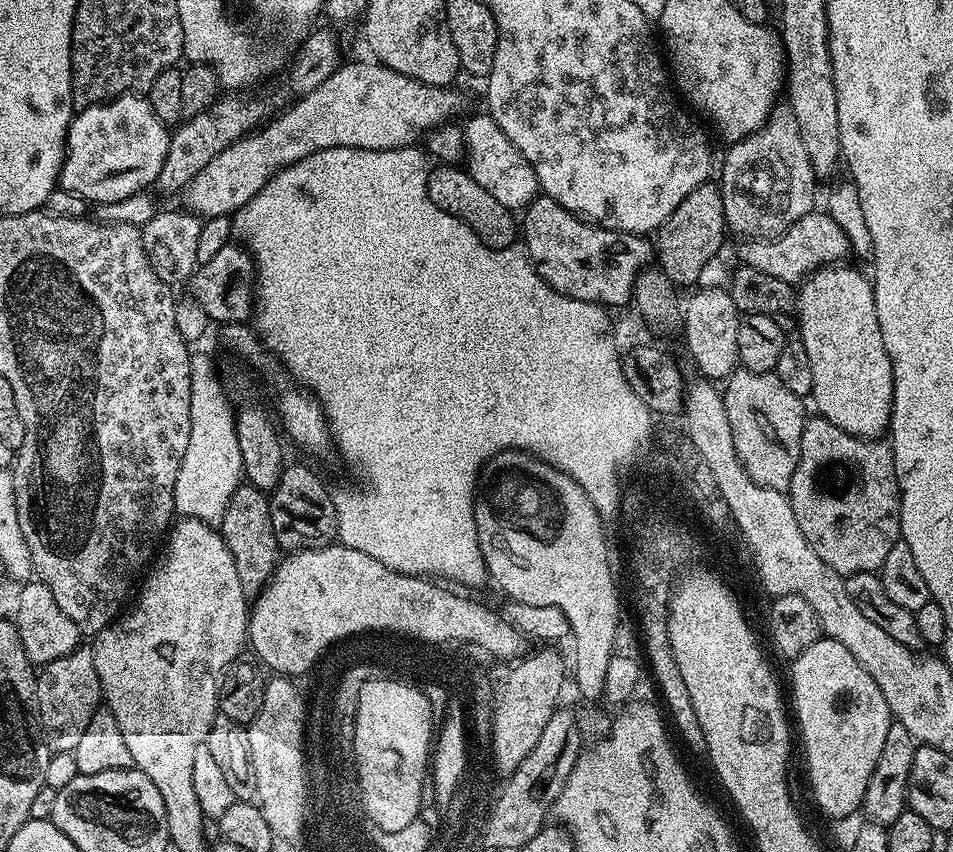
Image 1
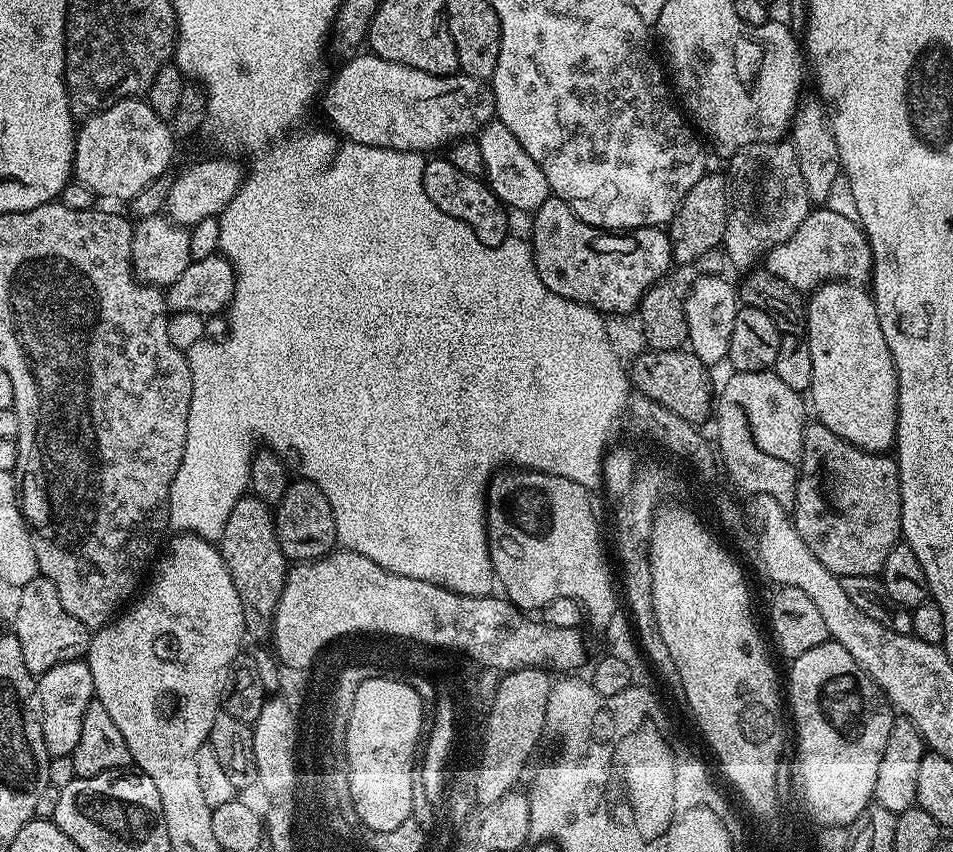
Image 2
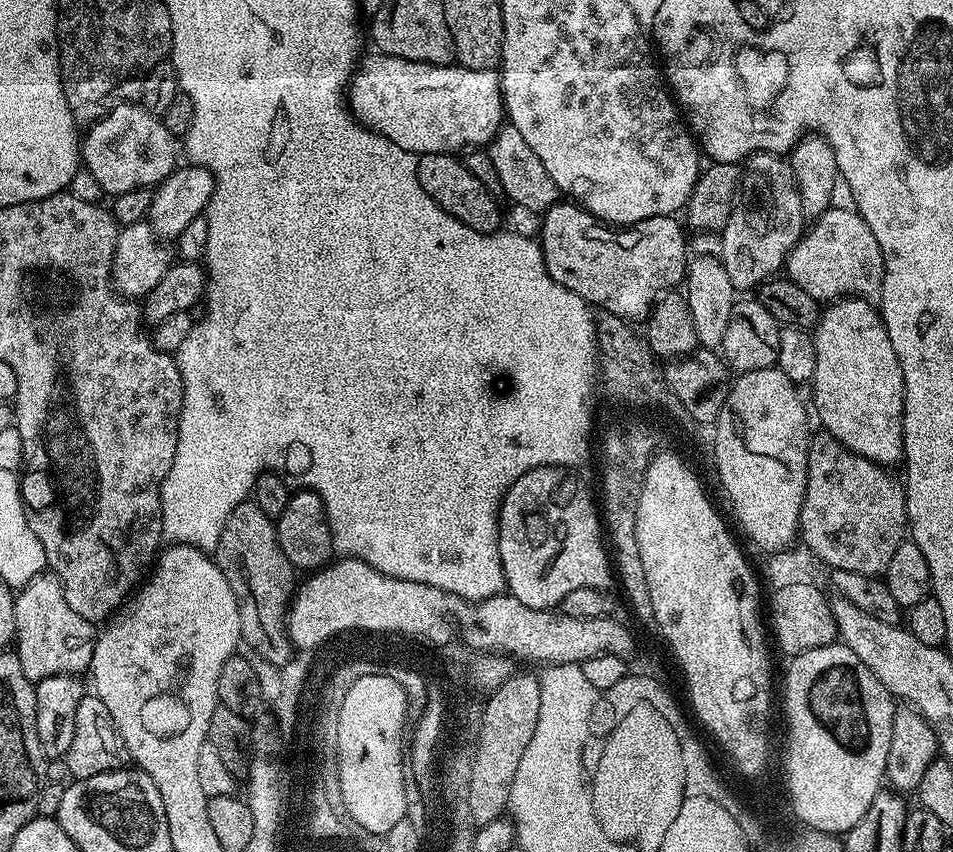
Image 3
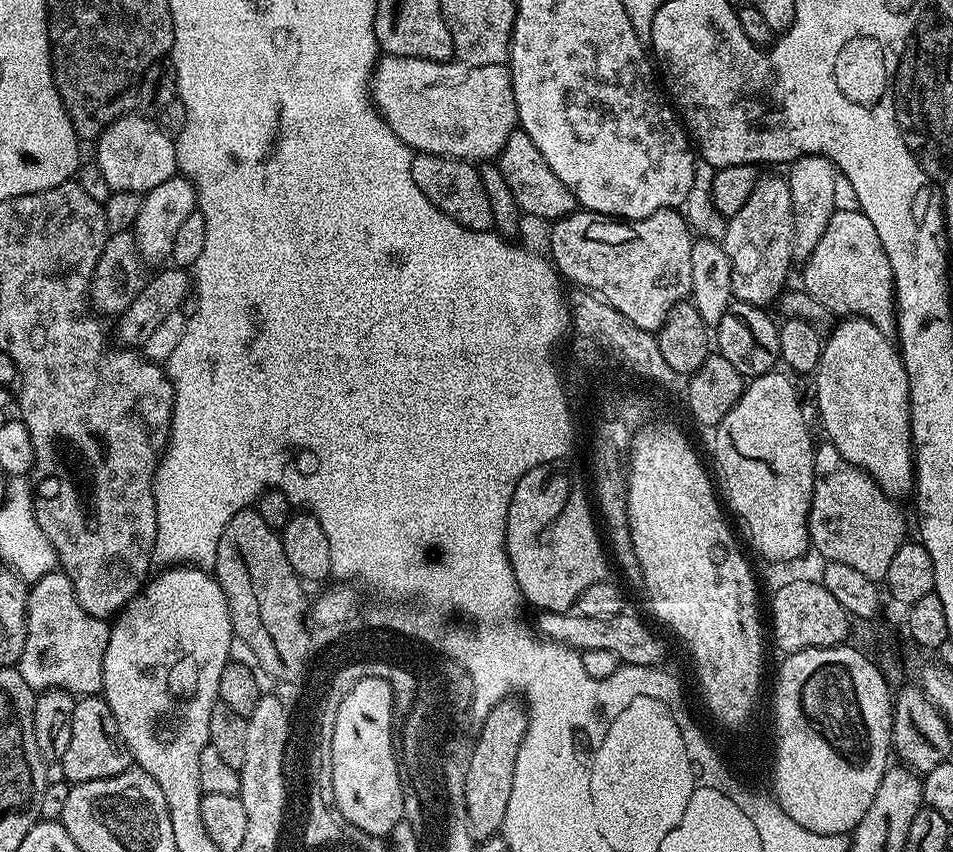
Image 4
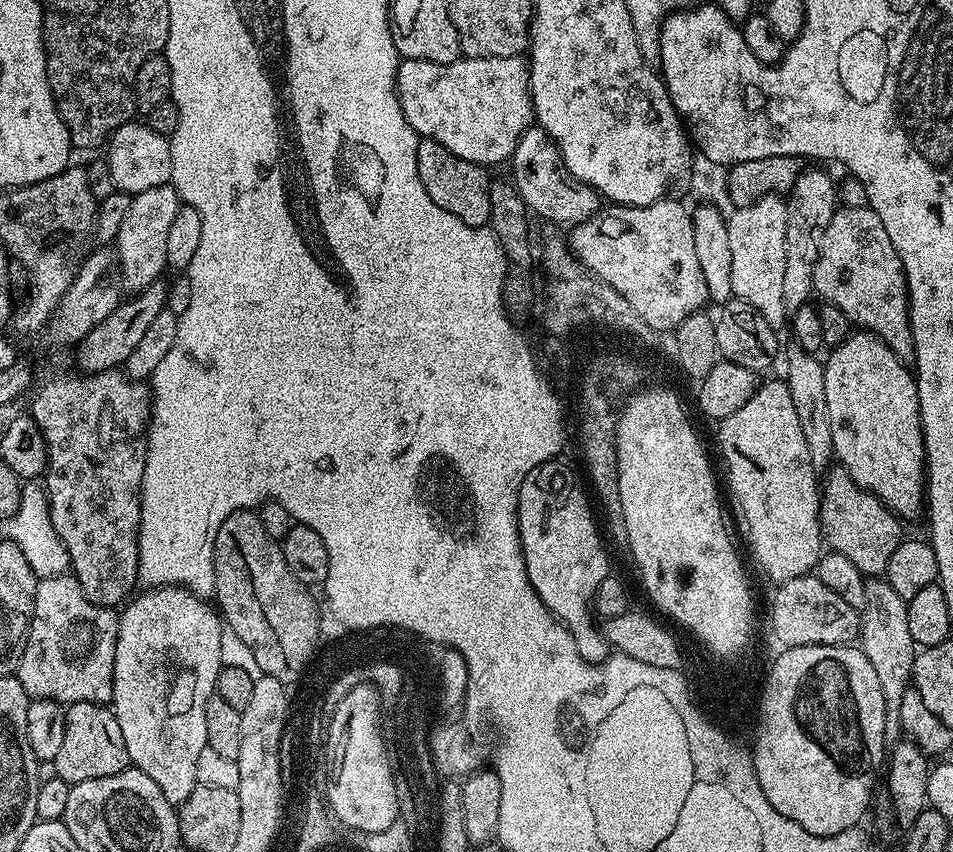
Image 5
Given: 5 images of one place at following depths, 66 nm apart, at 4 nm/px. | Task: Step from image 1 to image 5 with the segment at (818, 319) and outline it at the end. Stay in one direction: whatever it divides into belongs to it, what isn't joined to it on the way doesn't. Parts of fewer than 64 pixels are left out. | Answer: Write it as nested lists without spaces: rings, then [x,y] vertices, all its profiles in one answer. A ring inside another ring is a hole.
[[[867,330],[853,331],[829,352],[832,353],[828,360],[823,361],[824,397],[826,410],[830,413],[832,451],[839,467],[845,468],[850,478],[862,486],[862,490],[872,492],[897,516],[905,521],[914,519],[926,508],[924,439],[915,375],[905,361],[892,353],[890,346],[886,346]]]

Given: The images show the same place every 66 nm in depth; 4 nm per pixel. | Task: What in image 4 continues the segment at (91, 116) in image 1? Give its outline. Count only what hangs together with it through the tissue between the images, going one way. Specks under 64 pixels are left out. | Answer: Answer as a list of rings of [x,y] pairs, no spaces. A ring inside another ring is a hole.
[[[125,114],[112,123],[100,135],[95,145],[94,161],[101,168],[102,175],[113,193],[145,193],[154,190],[162,182],[177,175],[176,146],[173,137],[163,132],[159,123],[147,115]]]

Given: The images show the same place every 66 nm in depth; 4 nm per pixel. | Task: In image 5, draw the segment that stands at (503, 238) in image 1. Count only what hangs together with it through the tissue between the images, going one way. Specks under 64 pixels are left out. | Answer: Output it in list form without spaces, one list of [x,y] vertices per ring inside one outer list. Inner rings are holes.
[[[421,139],[418,146],[418,178],[422,178],[422,186],[426,186],[426,194],[442,206],[454,218],[462,218],[466,226],[483,228],[490,218],[490,176],[485,169],[474,162],[466,162],[466,158],[458,158],[458,154],[450,154],[446,146],[433,140]]]

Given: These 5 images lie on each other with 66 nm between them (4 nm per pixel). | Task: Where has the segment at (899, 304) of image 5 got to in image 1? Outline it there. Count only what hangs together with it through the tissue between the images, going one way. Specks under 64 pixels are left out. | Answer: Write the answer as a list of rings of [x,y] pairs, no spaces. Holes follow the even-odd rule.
[[[813,210],[806,213],[794,226],[790,226],[781,236],[771,240],[753,240],[744,242],[740,248],[741,261],[754,270],[762,270],[762,274],[770,274],[774,278],[782,278],[782,282],[796,286],[812,275],[818,268],[829,264],[844,262],[849,259],[850,249],[846,234],[842,227],[834,222],[834,218],[824,210]]]

